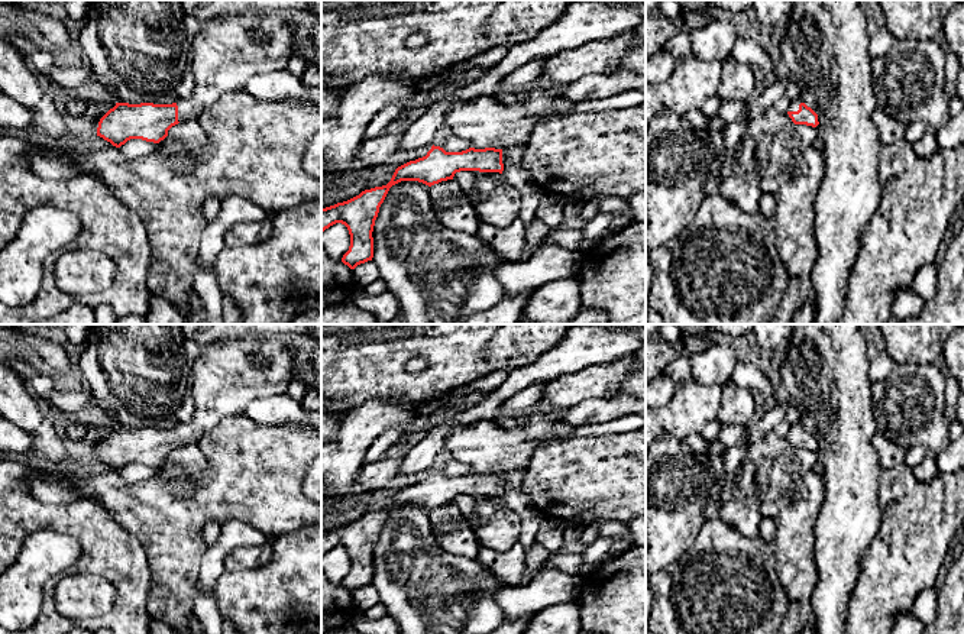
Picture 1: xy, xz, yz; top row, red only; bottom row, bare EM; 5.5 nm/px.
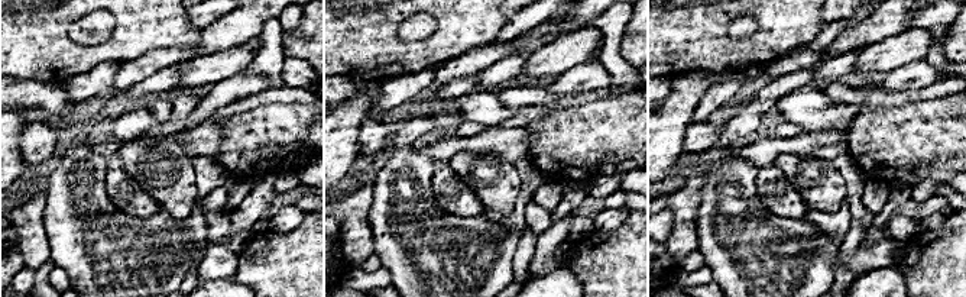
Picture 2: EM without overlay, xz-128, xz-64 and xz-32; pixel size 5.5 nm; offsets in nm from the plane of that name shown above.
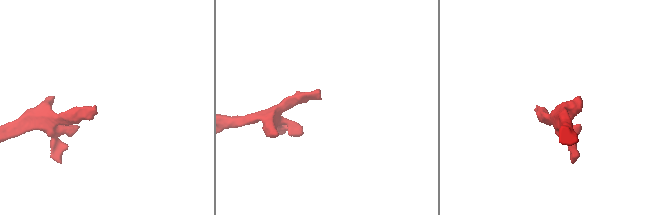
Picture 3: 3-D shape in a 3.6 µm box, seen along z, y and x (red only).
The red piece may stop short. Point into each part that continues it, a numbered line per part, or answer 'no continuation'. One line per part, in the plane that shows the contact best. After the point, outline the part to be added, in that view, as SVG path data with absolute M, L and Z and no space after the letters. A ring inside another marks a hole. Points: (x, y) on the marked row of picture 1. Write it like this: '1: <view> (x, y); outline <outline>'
1: xy (226, 52); outline M284 12L224 14L195 25L190 32L191 58L188 68L193 72L194 90L188 97L179 97L178 122L197 120L224 93L245 90L246 83L256 74L281 71L295 52L292 16Z

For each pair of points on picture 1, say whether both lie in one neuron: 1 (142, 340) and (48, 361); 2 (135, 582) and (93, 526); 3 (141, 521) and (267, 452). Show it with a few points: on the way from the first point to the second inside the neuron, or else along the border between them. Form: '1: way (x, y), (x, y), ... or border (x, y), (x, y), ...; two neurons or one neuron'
1: border (77, 365), (70, 372), (48, 372); two neurons
2: way (126, 568), (103, 540); one neuron
3: way (172, 513), (203, 495), (225, 494), (235, 484); one neuron

